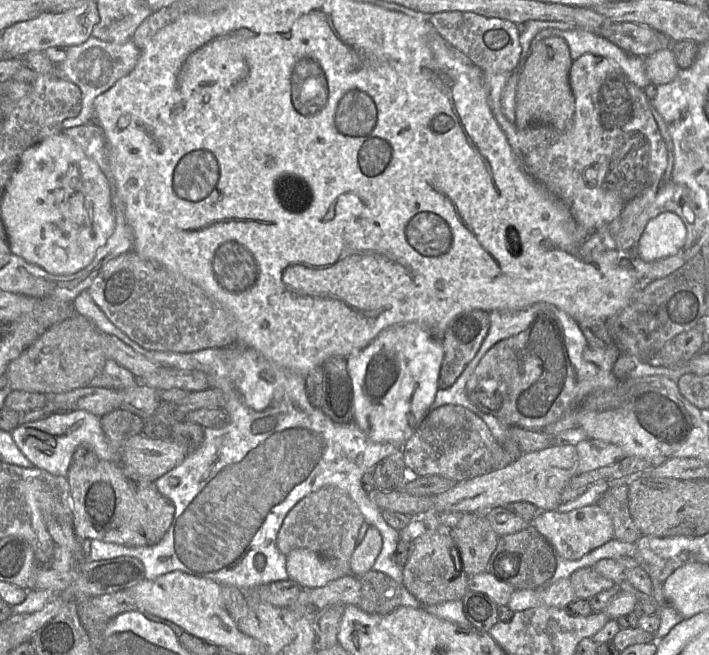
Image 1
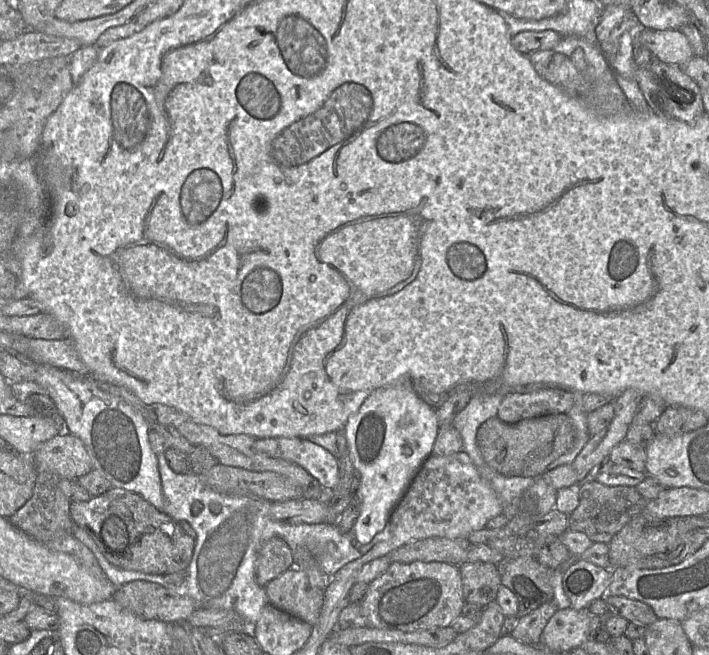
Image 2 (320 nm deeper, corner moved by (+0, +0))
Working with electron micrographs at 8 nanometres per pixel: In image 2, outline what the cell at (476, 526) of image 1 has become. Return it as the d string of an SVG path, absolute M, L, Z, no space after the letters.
M464 562L459 569L465 603L474 604L484 609L495 601L501 580L494 564Z

